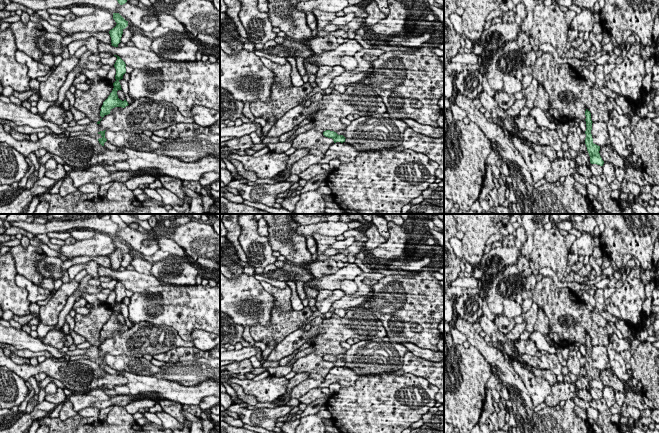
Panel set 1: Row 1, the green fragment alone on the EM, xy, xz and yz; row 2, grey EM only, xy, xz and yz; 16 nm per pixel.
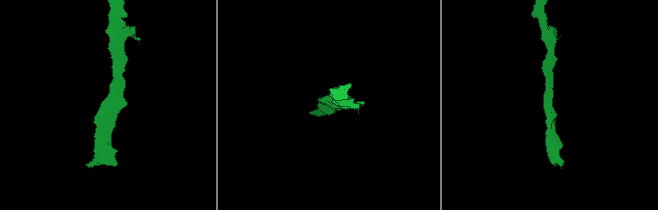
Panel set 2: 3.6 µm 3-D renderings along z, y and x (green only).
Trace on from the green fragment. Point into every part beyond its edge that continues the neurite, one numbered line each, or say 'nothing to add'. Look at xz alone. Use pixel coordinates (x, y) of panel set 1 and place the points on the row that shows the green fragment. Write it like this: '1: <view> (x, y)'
nothing to add

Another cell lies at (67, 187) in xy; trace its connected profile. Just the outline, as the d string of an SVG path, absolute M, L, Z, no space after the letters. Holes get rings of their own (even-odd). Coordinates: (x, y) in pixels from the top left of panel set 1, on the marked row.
M67 176L63 179L63 183L59 189L59 194L64 197L68 194L71 194L71 193L74 193L78 191L78 188L76 188L74 185L73 185L73 180Z

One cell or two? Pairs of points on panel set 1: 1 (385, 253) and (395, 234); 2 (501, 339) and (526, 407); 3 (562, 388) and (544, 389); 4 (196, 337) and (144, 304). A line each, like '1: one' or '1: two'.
1: one
2: two
3: two
4: two

